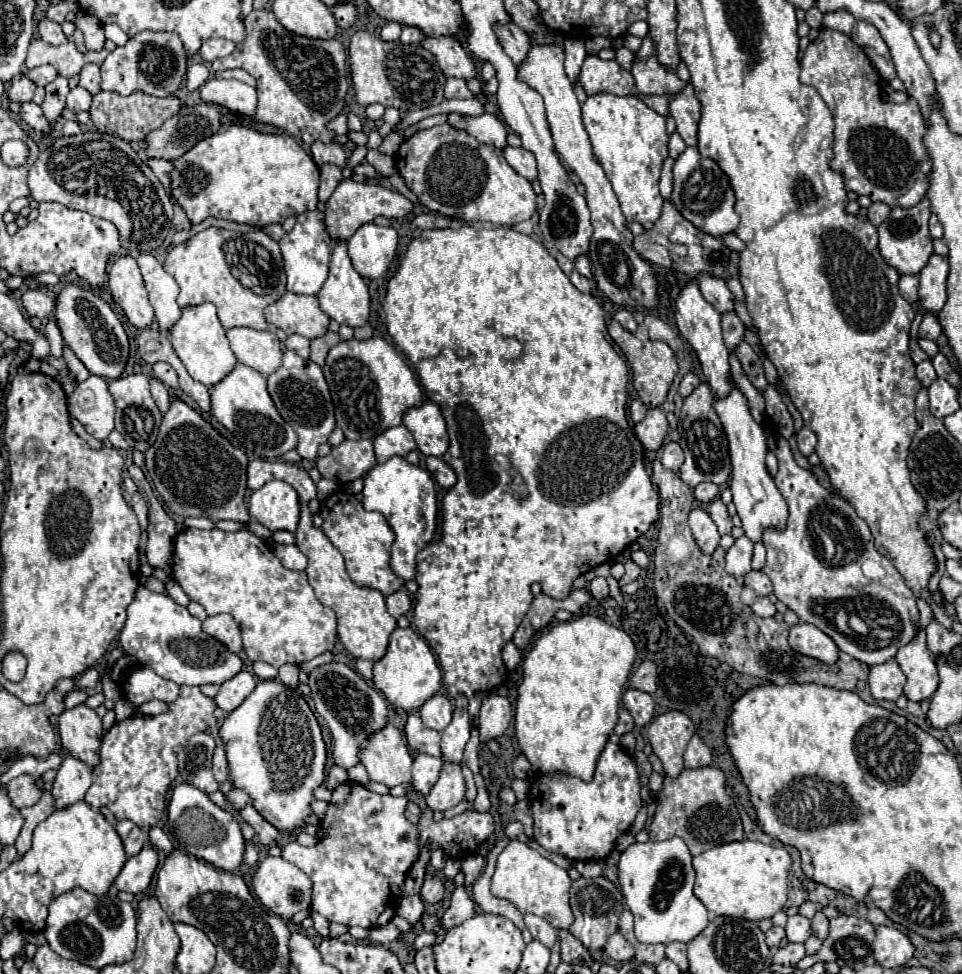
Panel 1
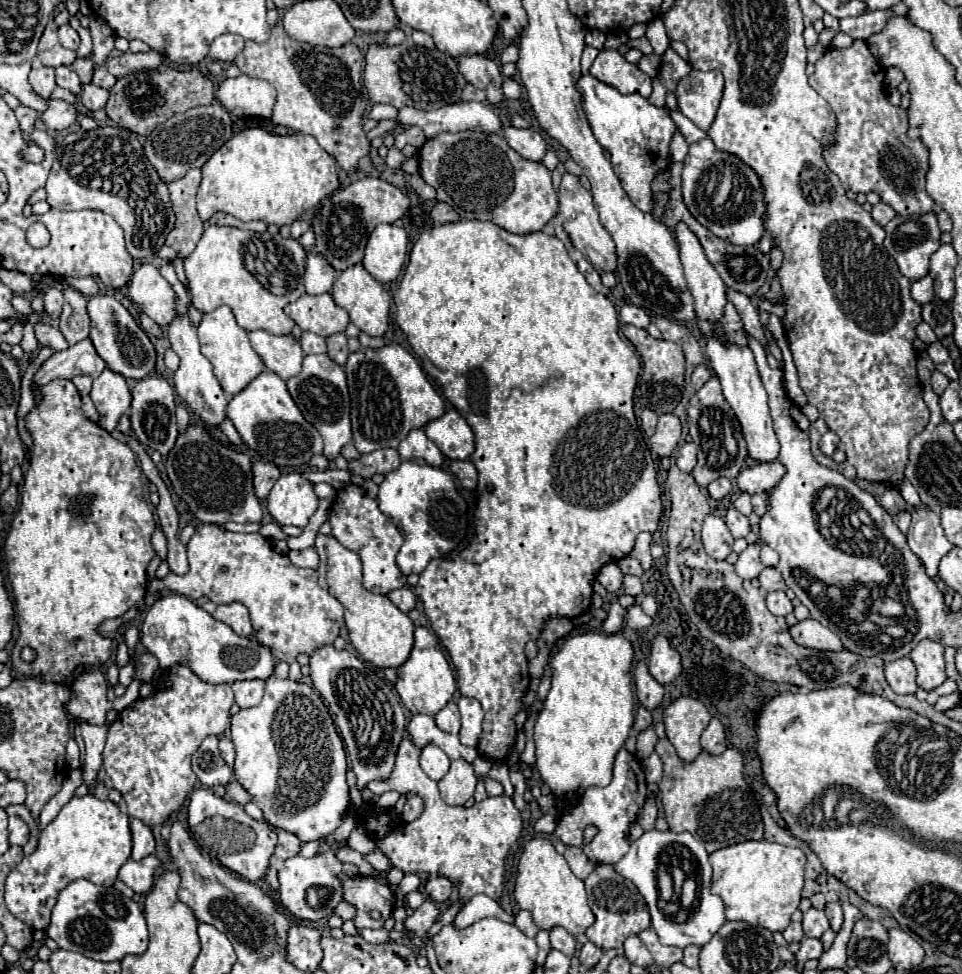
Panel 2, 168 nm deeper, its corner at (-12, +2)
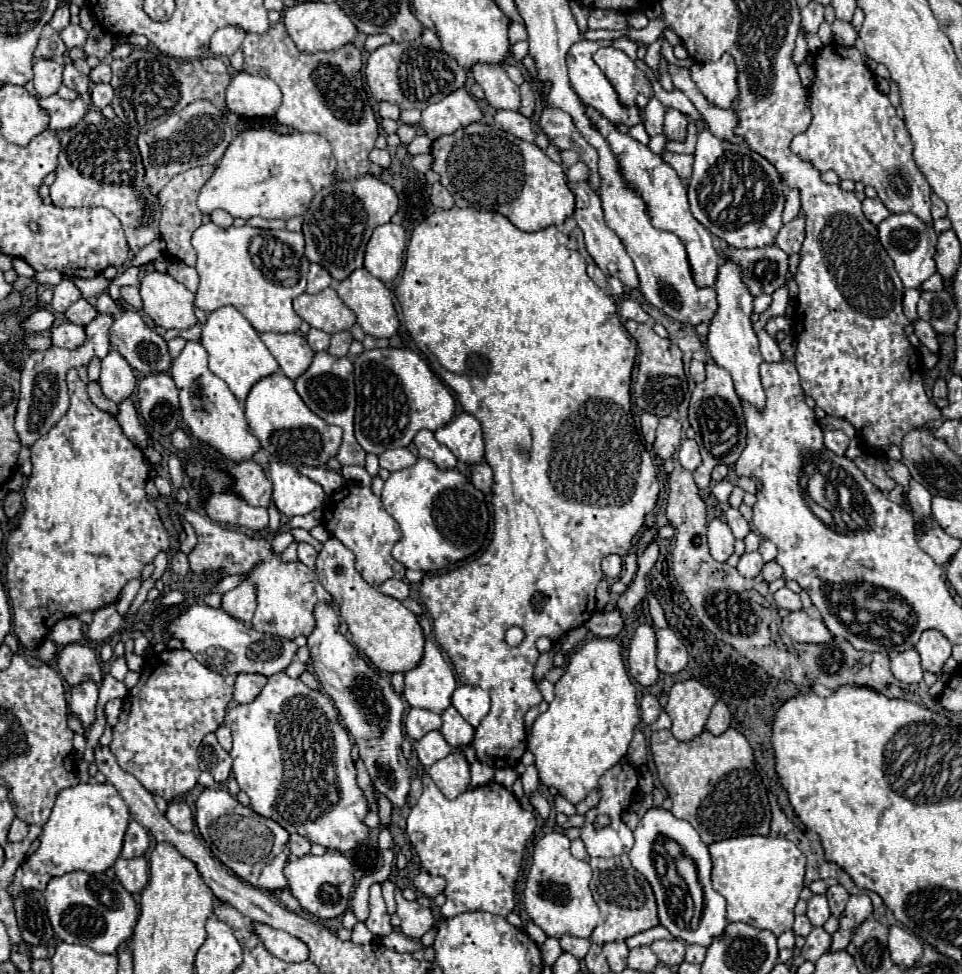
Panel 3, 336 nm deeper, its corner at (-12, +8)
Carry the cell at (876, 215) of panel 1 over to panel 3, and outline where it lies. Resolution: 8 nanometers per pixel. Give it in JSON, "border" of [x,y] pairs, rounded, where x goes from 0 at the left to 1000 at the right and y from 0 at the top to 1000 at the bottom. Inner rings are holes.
{"border":[[[899,203],[897,205],[897,218],[907,230],[914,230],[916,226],[920,226],[926,220],[914,203]]]}

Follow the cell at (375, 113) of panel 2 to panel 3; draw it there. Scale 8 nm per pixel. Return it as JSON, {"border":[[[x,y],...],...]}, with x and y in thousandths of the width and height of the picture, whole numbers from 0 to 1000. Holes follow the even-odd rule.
{"border":[[[396,105],[396,107],[394,107],[394,117],[396,117],[396,121],[415,123],[415,117],[417,117],[417,113],[415,113],[415,109],[411,109],[411,107],[404,107],[404,105]]]}

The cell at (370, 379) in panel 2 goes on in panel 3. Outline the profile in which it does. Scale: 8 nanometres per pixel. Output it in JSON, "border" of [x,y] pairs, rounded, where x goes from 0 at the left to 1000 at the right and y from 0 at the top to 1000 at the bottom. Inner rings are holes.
{"border":[[[388,357],[367,370],[369,374],[369,450],[379,464],[394,468],[404,460],[425,458],[438,439],[458,439],[473,425],[473,411],[446,376],[425,357]]]}

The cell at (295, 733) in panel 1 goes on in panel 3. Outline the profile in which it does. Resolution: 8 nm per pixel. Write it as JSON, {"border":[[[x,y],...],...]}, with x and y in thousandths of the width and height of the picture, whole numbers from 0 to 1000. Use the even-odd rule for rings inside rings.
{"border":[[[296,690],[284,692],[271,713],[259,721],[240,727],[234,735],[234,743],[242,752],[242,795],[248,809],[261,819],[261,830],[292,846],[300,856],[309,854],[325,867],[334,867],[342,873],[361,875],[381,860],[384,850],[377,846],[377,838],[384,834],[377,813],[369,803],[369,784],[365,780],[365,760],[359,747],[352,743],[352,731],[344,723],[342,715],[334,708],[319,706],[311,696],[300,696]]]}

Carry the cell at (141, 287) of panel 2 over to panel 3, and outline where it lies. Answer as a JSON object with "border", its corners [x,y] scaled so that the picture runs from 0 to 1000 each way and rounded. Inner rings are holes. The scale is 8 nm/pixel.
{"border":[[[153,277],[147,285],[149,320],[167,337],[196,337],[205,331],[201,322],[203,302],[176,281]]]}

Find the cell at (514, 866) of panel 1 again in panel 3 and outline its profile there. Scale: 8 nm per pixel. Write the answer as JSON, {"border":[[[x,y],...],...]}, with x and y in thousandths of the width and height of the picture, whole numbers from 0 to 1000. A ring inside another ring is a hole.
{"border":[[[583,854],[567,856],[556,864],[554,883],[546,906],[546,932],[550,943],[575,963],[594,959],[600,963],[612,963],[616,953],[627,947],[623,932],[612,914],[614,891],[610,885],[600,883],[591,875],[591,860]]]}

